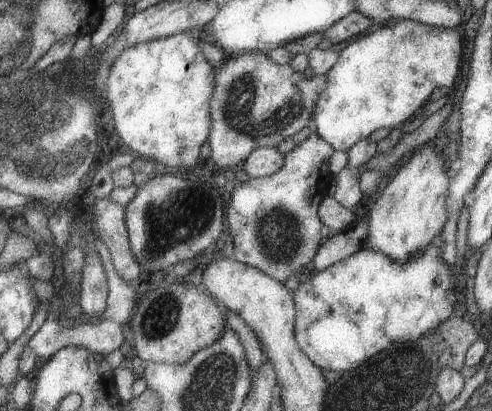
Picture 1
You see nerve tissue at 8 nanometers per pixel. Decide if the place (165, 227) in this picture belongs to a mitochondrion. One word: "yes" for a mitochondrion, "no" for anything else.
yes

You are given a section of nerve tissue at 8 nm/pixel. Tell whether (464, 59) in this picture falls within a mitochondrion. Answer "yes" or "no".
no

